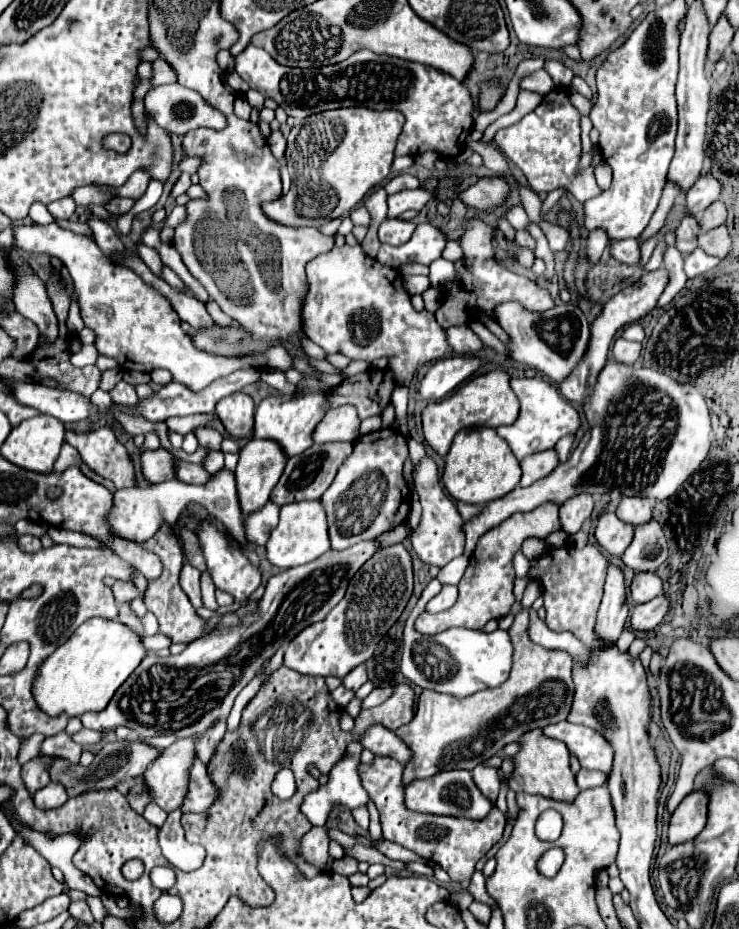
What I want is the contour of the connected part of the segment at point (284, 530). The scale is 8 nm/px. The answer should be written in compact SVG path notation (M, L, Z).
M298 501L288 503L280 509L280 523L270 533L270 539L266 543L268 561L280 569L298 567L304 563L310 563L318 557L322 557L330 549L328 539L328 523L326 523L326 511L320 501Z

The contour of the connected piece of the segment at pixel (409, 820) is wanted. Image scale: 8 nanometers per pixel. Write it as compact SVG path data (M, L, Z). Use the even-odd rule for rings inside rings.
M376 755L372 763L360 763L358 775L362 779L362 787L368 791L370 799L380 811L382 833L388 841L400 843L402 847L418 853L426 861L438 863L452 881L470 881L476 871L476 863L502 839L506 817L500 809L492 809L486 819L470 821L464 817L442 817L442 815L424 815L410 811L404 805L404 785L402 785L404 767L392 759Z

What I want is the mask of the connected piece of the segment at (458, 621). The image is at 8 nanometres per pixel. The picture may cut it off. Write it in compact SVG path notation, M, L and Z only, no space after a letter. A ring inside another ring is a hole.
M546 501L542 503L542 507L538 505L534 511L528 513L514 513L512 517L508 517L506 521L502 521L500 525L492 527L490 531L486 531L476 545L476 551L470 557L470 565L460 581L460 595L458 601L442 611L442 613L422 613L414 627L418 633L426 633L426 635L434 635L440 633L442 629L450 629L450 627L468 627L468 629L482 629L486 625L486 621L490 619L500 619L504 615L508 615L512 611L514 605L514 593L512 593L512 583L514 583L514 569L512 569L512 555L520 549L522 541L528 537L540 537L546 539L546 535L550 535L552 531L560 529L560 517L558 517L560 505Z

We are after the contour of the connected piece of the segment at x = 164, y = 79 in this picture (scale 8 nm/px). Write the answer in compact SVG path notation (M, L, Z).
M156 59L152 61L152 77L150 77L150 83L154 87L162 85L162 83L174 83L176 77L174 77L174 71L170 69L168 63L162 63L162 59Z

